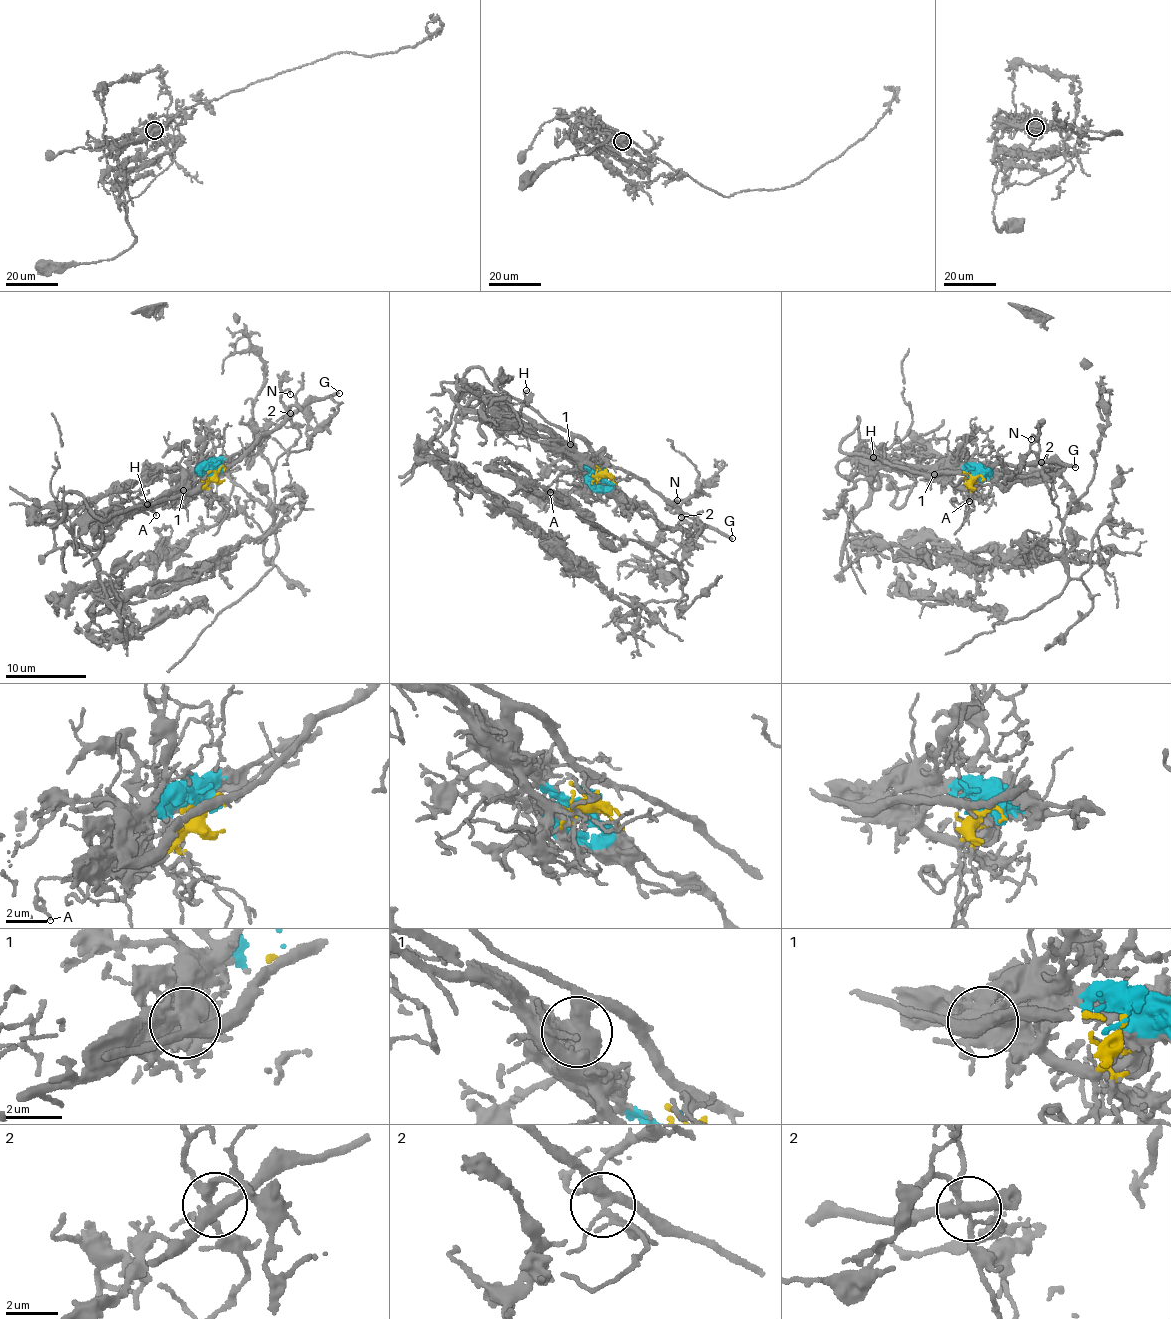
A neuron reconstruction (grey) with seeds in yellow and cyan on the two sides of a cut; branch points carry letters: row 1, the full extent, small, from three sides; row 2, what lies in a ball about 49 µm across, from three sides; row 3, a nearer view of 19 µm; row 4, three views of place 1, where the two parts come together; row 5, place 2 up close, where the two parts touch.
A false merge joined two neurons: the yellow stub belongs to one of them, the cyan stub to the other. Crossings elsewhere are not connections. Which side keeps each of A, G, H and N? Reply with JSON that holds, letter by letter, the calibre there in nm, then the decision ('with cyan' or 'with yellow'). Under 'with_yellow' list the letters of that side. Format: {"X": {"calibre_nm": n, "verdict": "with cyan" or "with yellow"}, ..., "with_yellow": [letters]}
{"A": {"calibre_nm": 190, "verdict": "with yellow"}, "G": {"calibre_nm": 240, "verdict": "with yellow"}, "H": {"calibre_nm": 140, "verdict": "with yellow"}, "N": {"calibre_nm": 130, "verdict": "with cyan"}, "with_yellow": ["A", "G", "H"]}

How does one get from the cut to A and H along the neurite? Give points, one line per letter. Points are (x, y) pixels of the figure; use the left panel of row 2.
A: (212, 471), (198, 491), (179, 497), (153, 500), (151, 511), (155, 514)
H: (212, 471), (202, 486), (191, 493), (183, 489), (185, 494), (147, 503)

